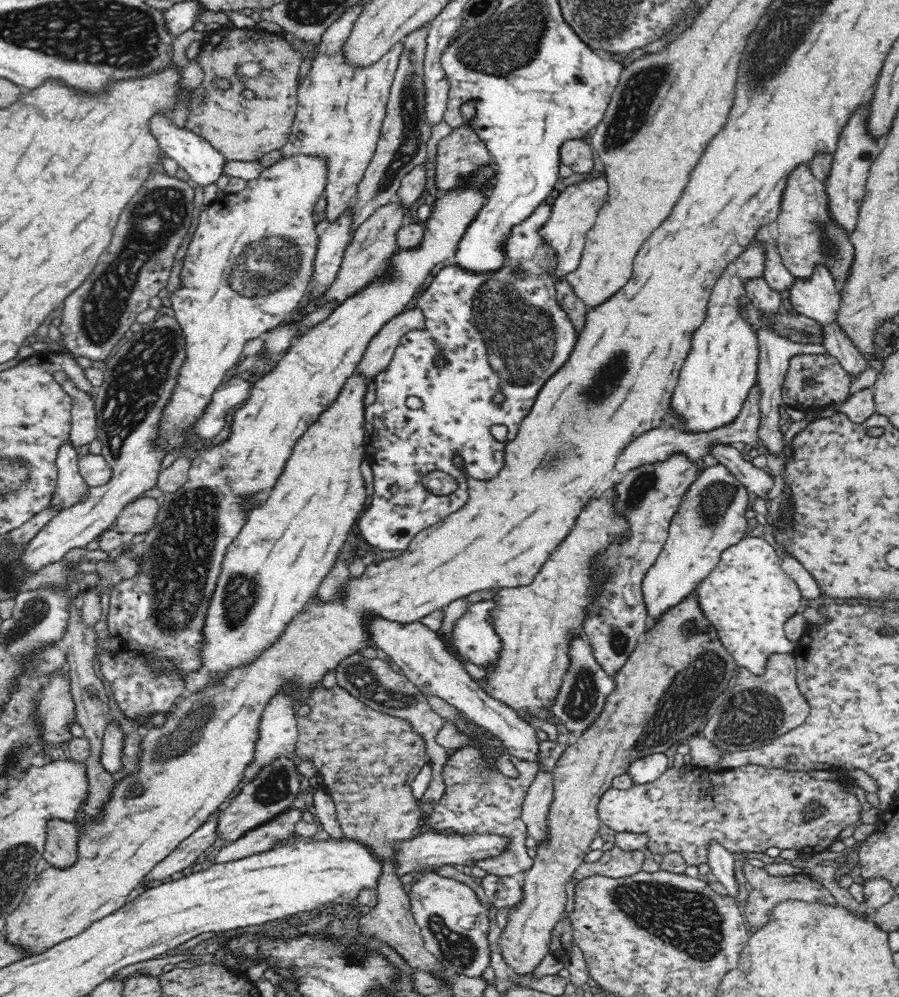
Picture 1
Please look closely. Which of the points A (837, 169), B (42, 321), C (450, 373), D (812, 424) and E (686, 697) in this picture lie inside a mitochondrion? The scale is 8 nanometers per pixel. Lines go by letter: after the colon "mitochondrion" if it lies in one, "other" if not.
A: other
B: other
C: other
D: other
E: mitochondrion

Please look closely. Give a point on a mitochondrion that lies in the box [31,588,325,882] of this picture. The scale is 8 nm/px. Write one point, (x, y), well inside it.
(188, 729)

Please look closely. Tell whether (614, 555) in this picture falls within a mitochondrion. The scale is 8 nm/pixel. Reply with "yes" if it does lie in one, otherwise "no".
yes

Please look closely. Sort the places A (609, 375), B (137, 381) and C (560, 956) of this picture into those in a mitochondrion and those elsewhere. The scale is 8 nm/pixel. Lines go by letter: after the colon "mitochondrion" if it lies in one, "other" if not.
A: mitochondrion
B: mitochondrion
C: other

